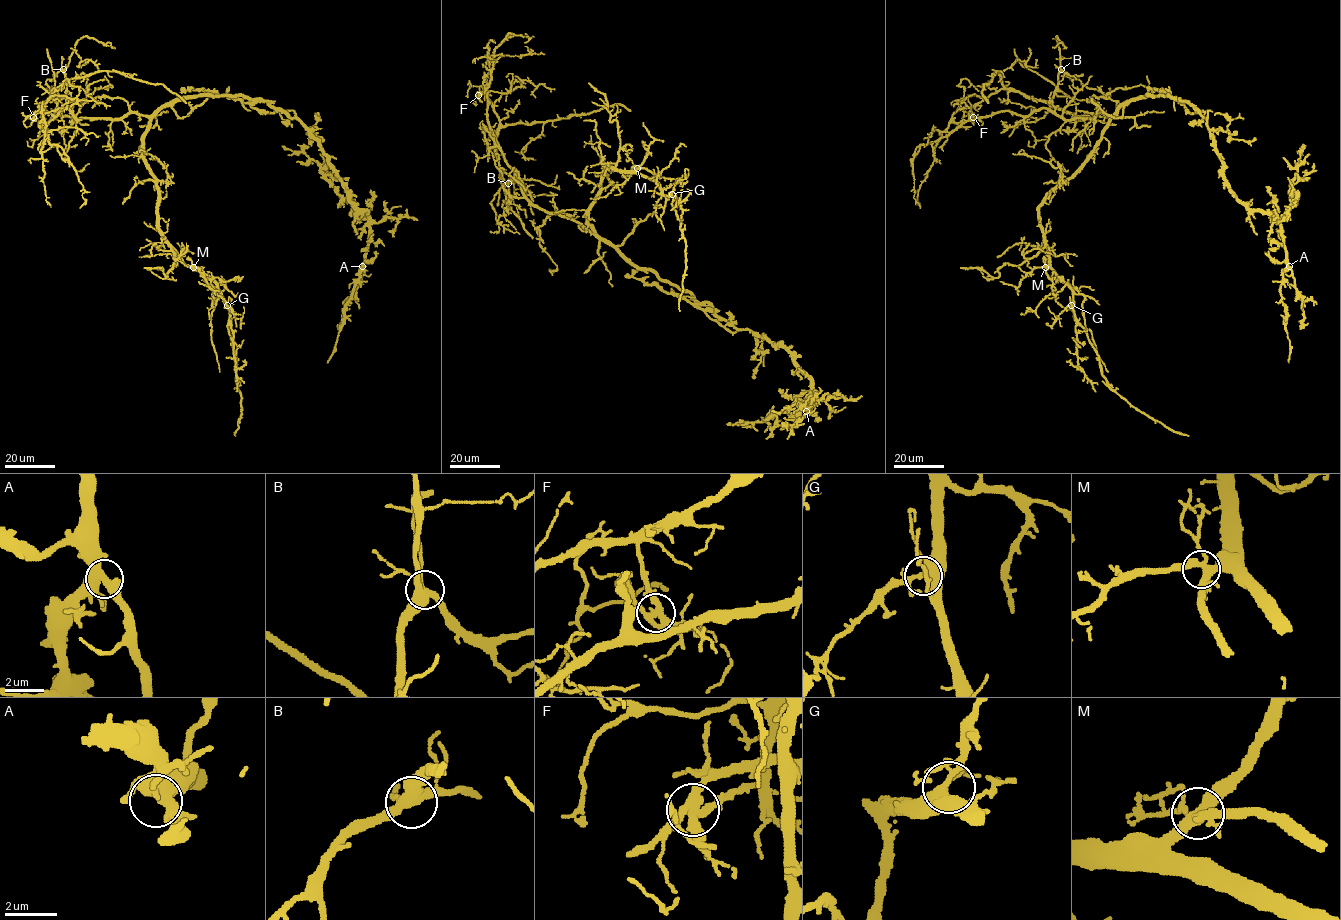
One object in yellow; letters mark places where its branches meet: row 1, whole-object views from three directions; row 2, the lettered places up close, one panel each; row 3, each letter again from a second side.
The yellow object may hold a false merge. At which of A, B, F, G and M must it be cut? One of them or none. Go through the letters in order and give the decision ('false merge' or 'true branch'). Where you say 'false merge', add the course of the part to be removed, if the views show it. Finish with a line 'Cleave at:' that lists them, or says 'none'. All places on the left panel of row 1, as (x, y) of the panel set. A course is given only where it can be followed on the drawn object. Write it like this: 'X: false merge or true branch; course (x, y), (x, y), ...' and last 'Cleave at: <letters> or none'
A: true branch
B: true branch
F: false merge; course (33, 117), (54, 89), (51, 96), (61, 112), (62, 103), (46, 49)
G: true branch
M: true branch
Cleave at: F

